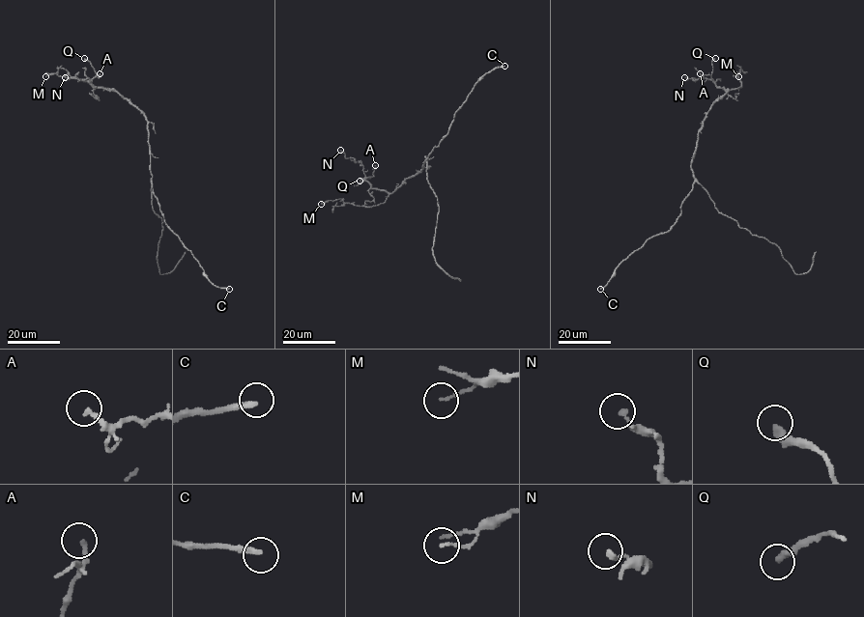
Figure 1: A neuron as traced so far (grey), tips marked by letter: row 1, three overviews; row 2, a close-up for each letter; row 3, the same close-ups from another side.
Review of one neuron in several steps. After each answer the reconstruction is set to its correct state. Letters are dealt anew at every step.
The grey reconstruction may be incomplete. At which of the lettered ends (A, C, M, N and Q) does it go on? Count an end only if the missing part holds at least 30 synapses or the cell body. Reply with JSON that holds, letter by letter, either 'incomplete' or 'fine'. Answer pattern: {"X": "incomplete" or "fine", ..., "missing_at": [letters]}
{"A": "fine", "C": "incomplete", "M": "fine", "N": "fine", "Q": "fine", "missing_at": ["C"]}

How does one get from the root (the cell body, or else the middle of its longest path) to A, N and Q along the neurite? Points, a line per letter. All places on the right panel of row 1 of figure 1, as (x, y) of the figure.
A: (693, 177), (691, 160), (701, 123), (711, 106), (727, 92), (719, 88), (710, 75), (700, 73)
N: (693, 177), (691, 160), (701, 123), (711, 106), (727, 91), (706, 78), (684, 77)
Q: (693, 177), (691, 160), (701, 123), (711, 106), (727, 92), (719, 88), (711, 77), (711, 62), (715, 58)

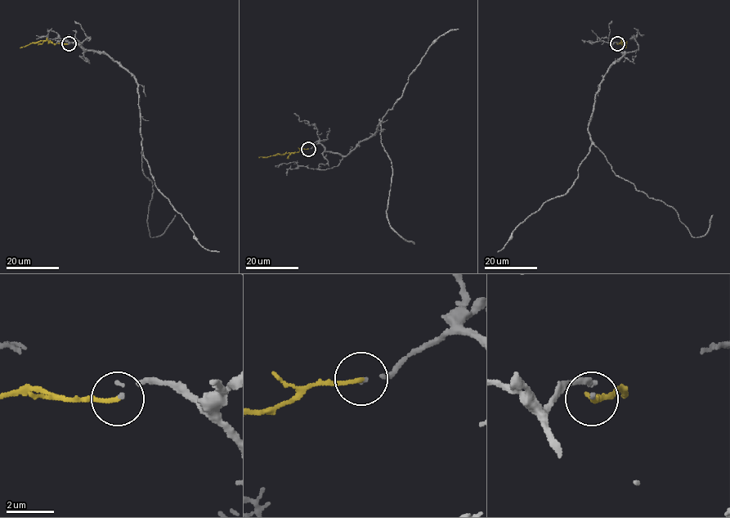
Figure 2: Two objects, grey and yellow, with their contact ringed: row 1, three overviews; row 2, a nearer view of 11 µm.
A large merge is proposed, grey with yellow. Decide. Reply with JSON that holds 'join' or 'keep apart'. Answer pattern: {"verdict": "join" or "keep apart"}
{"verdict": "join"}

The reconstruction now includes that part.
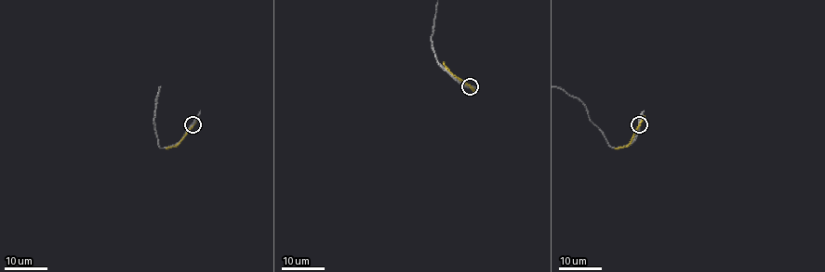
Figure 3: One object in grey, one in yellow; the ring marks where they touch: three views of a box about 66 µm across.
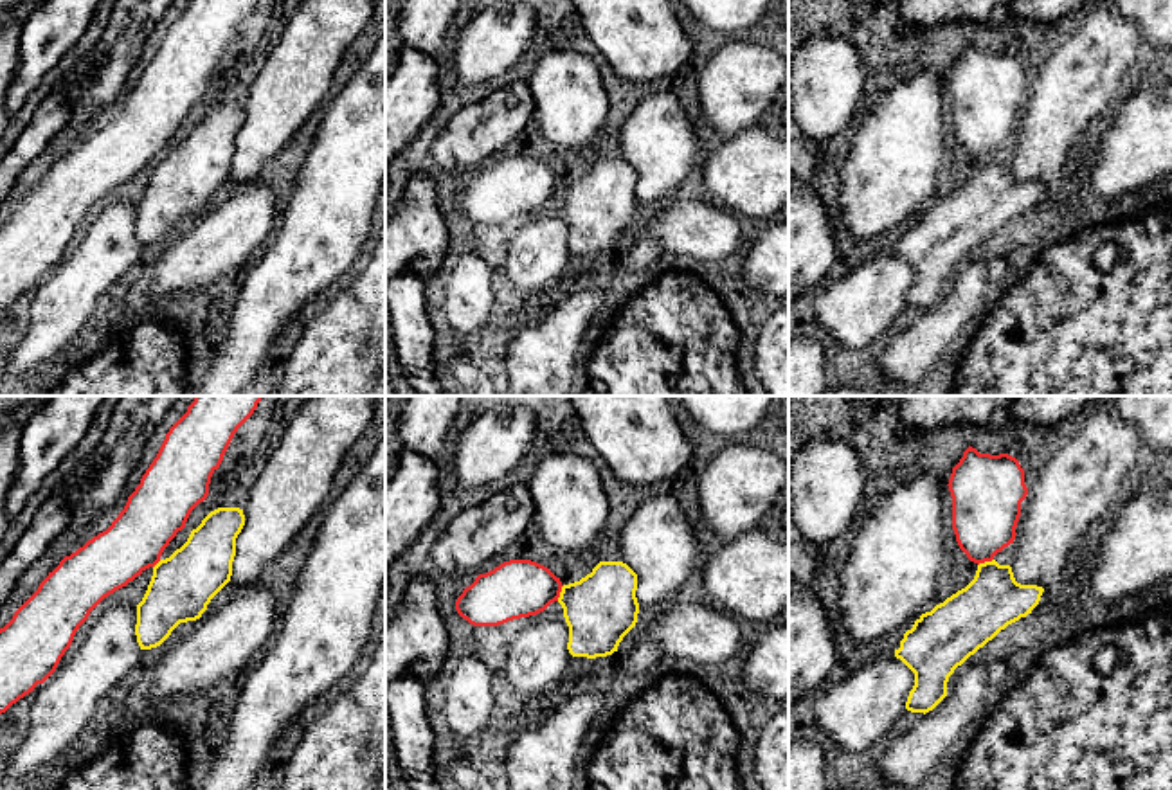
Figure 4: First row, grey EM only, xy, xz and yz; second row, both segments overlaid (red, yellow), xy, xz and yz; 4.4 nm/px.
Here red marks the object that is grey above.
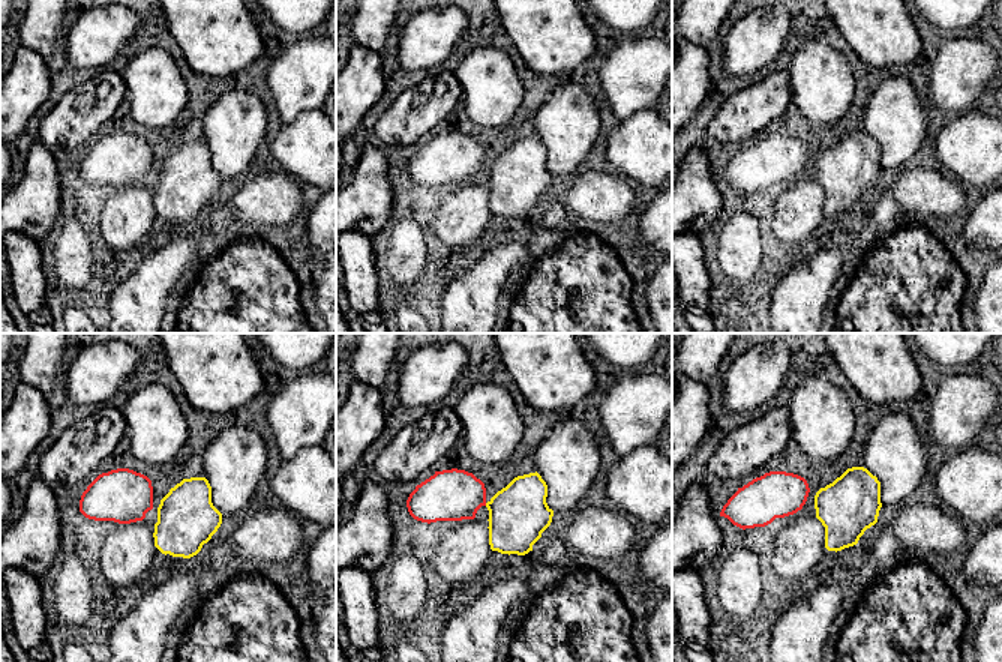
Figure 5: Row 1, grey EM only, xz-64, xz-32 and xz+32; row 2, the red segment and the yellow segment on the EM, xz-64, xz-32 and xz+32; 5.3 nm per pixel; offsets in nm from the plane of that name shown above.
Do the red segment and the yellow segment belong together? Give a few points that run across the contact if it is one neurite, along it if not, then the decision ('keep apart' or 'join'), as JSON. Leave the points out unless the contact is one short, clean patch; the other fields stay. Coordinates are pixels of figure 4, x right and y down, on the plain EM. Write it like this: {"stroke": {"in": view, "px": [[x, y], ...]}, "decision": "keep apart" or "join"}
{"stroke": {"in": "xz", "px": [[564, 182], [557, 197]]}, "decision": "keep apart"}

